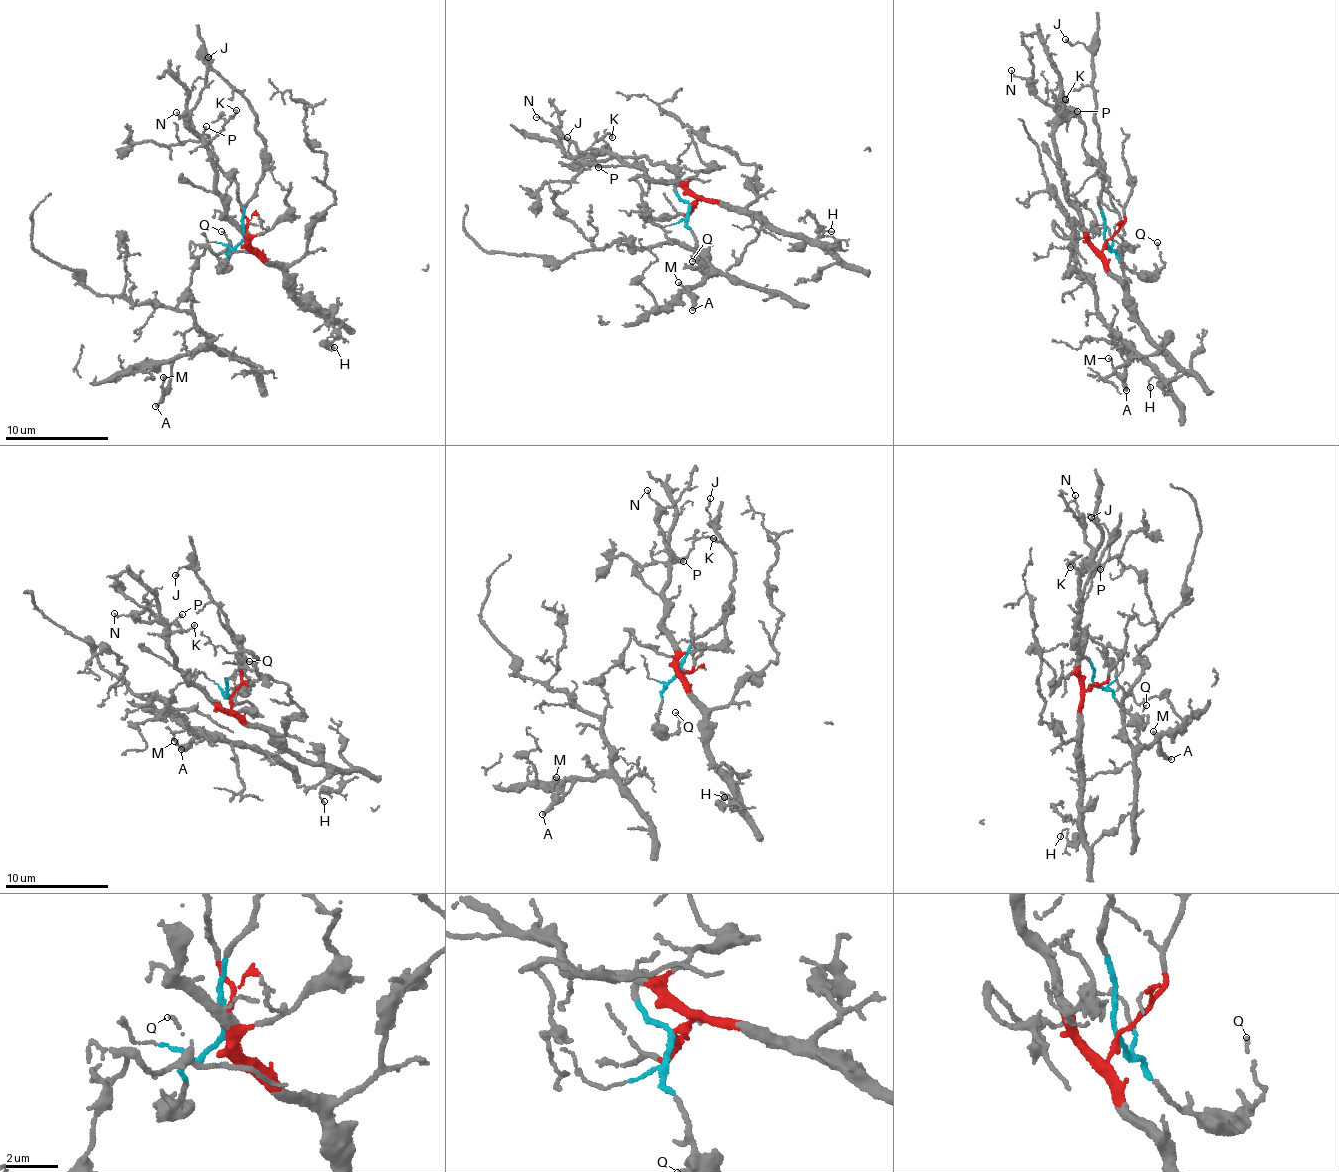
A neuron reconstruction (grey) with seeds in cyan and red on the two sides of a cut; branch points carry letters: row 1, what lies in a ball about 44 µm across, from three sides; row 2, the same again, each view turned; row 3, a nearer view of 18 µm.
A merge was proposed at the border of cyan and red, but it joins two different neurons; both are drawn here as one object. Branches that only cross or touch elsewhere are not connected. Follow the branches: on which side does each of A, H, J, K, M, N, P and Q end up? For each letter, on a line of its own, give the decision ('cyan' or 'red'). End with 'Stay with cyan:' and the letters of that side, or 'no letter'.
A: red
H: red
J: cyan
K: red
M: red
N: red
P: red
Q: cyan
Stay with cyan: J, Q

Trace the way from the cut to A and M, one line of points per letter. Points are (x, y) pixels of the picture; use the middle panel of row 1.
A: (689, 204), (695, 196), (684, 181), (637, 179), (648, 218), (705, 260), (708, 269), (689, 289), (693, 310)
M: (689, 204), (684, 181), (637, 179), (648, 218), (705, 260), (708, 269), (689, 289), (695, 298), (679, 281)

